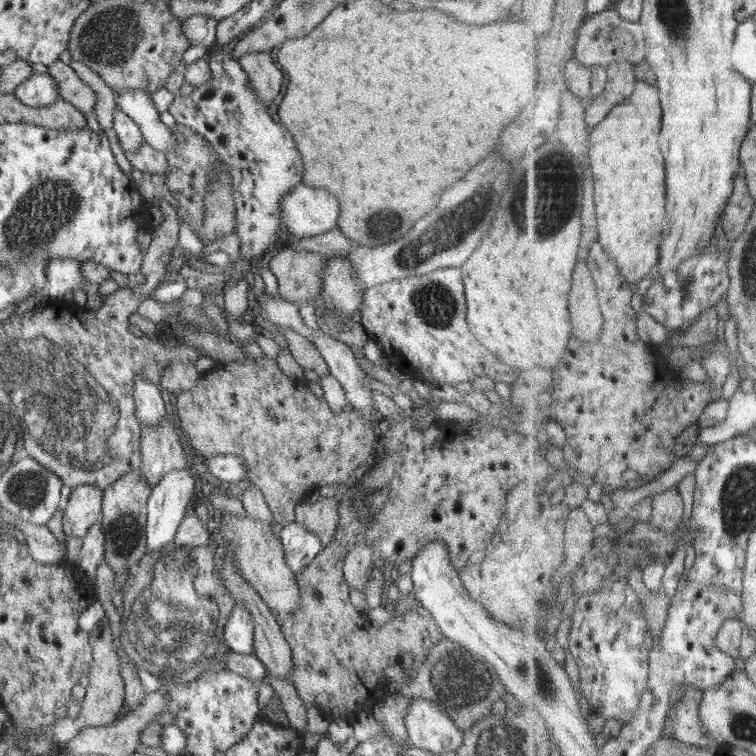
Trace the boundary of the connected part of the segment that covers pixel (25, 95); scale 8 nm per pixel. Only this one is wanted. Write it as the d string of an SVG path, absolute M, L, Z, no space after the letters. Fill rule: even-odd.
M48 73L32 74L26 80L22 81L13 92L13 95L22 102L22 104L31 107L40 107L50 105L60 98L58 84Z

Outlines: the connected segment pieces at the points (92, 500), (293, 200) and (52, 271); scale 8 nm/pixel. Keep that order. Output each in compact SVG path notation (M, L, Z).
M94 484L72 488L64 508L63 531L68 536L86 535L89 527L100 522L103 490Z
M303 182L281 201L281 210L285 227L300 239L332 230L340 212L335 195Z
M66 257L50 259L46 265L46 282L45 292L50 298L63 298L66 292L70 290L70 300L79 306L86 305L87 295L85 291L86 278L80 272L80 263L82 261L69 259Z

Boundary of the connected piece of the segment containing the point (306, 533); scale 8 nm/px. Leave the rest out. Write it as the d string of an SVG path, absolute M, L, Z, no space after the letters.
M295 520L282 526L279 534L284 558L292 572L299 573L323 548L320 538Z

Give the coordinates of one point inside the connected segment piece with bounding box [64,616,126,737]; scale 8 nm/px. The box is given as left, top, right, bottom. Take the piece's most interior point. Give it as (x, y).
(105, 696)

